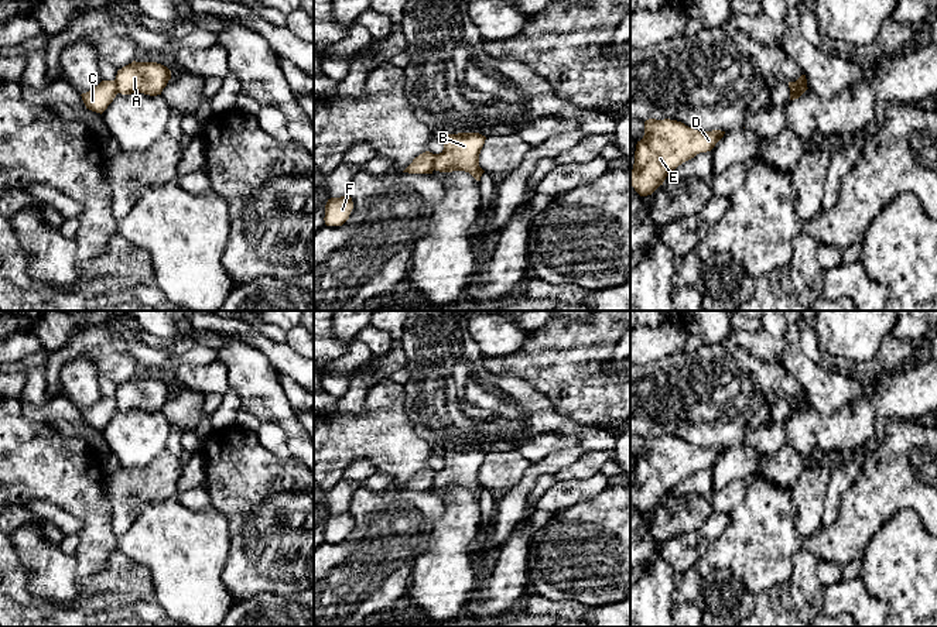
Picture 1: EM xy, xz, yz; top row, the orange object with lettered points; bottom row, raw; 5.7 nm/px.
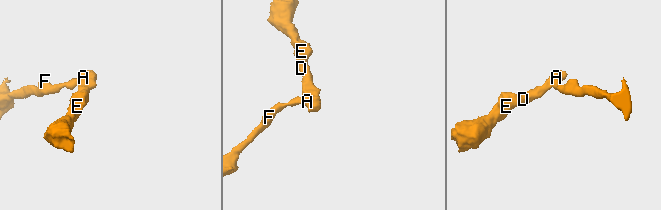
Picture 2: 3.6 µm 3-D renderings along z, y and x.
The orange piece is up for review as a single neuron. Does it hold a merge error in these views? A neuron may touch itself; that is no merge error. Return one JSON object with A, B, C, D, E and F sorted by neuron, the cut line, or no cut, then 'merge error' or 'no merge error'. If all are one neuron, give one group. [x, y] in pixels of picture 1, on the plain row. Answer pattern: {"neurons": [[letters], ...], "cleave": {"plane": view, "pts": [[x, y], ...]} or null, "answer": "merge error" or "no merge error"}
{"neurons": [["A", "B", "D", "E"], ["C", "F"]], "cleave": {"plane": "xz", "pts": [[435, 470], [433, 485]]}, "answer": "merge error"}

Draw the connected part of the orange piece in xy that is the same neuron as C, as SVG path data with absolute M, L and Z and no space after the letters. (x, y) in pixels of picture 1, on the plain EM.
M102 397L92 407L82 410L82 417L86 425L103 429L117 411L117 402L114 397Z

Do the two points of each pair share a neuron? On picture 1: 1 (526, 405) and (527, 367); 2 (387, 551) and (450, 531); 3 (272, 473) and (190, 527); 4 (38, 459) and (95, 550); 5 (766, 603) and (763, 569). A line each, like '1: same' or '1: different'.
1: different
2: different
3: different
4: same
5: different

